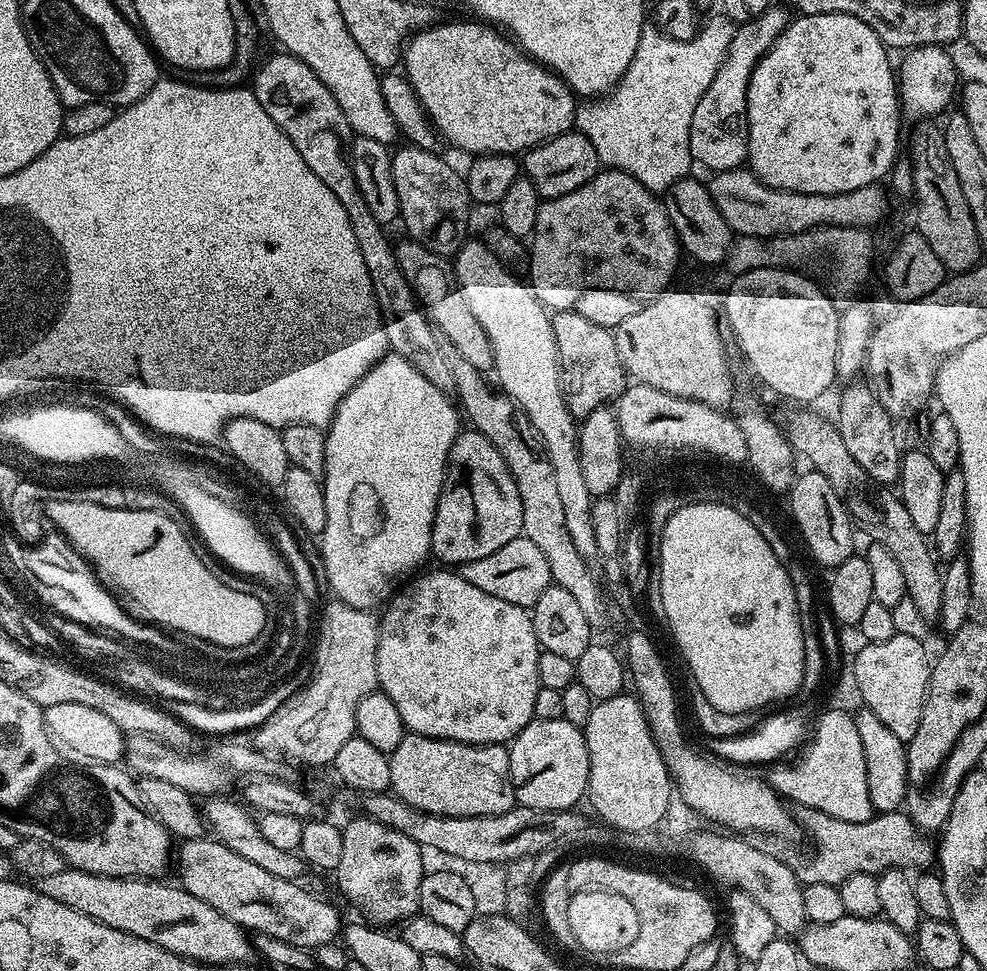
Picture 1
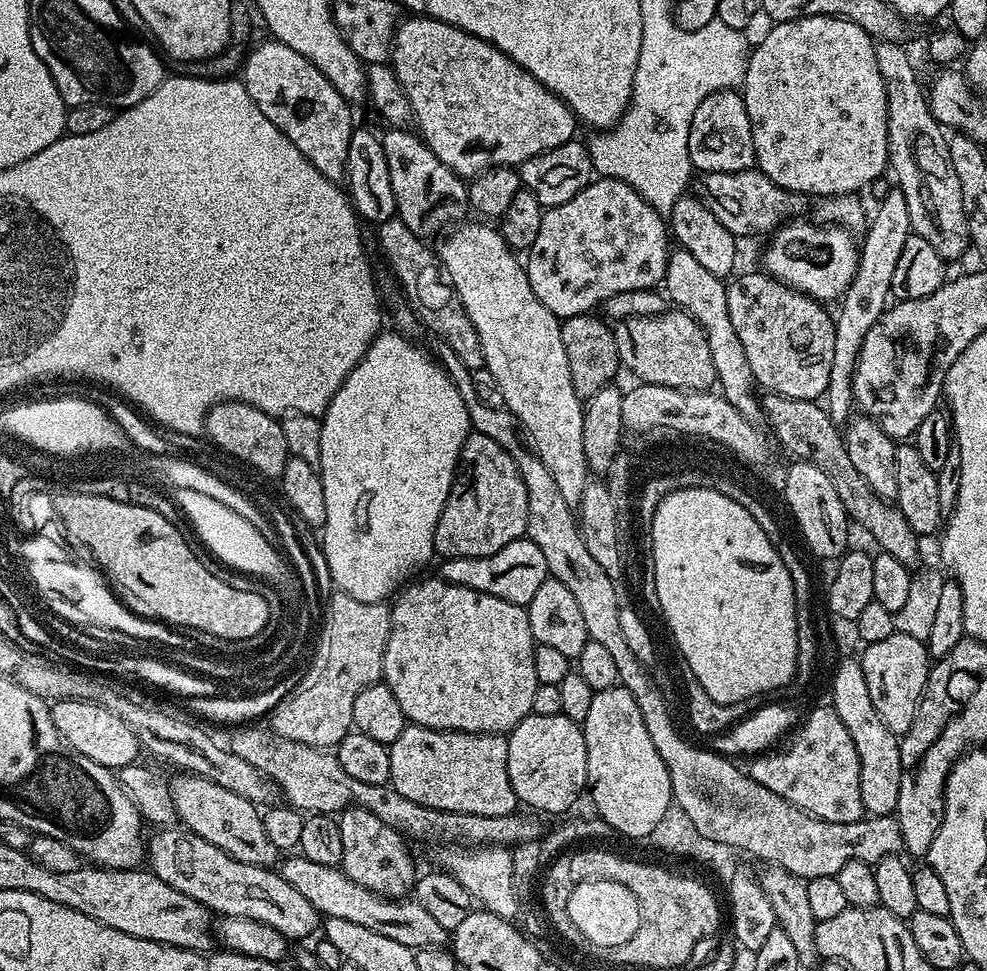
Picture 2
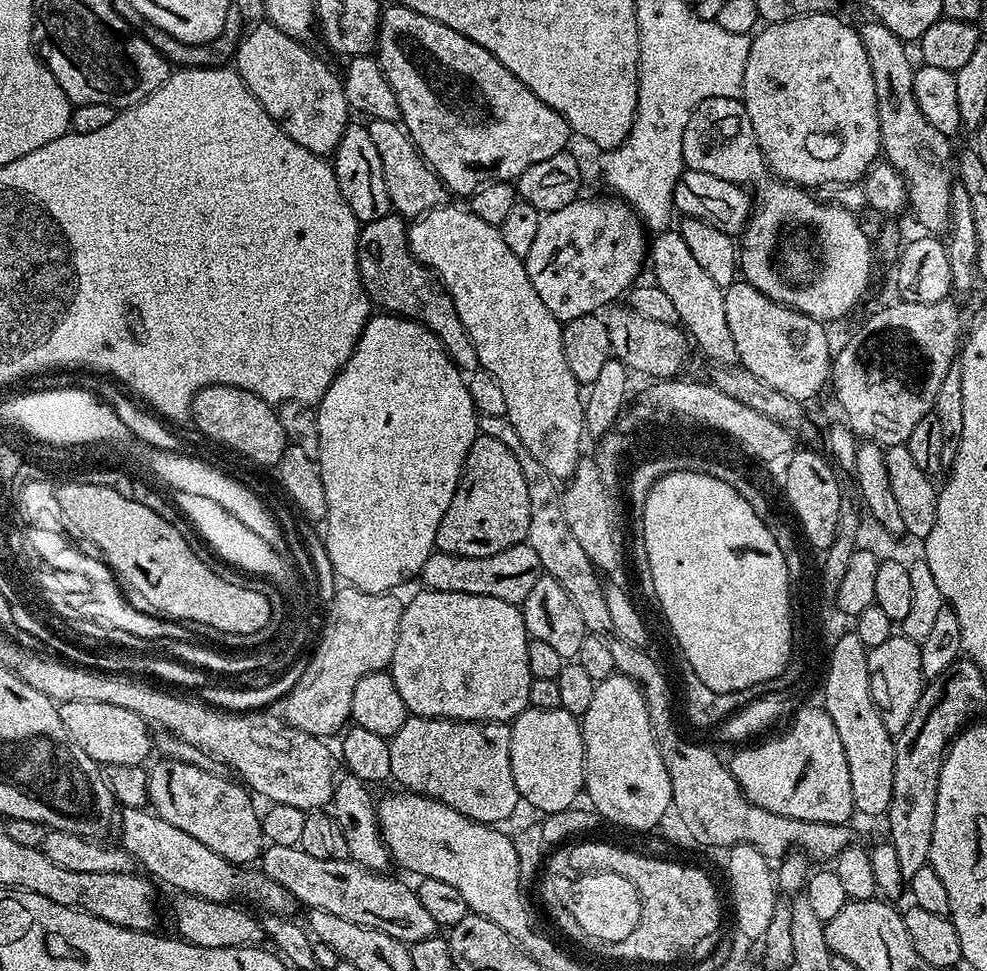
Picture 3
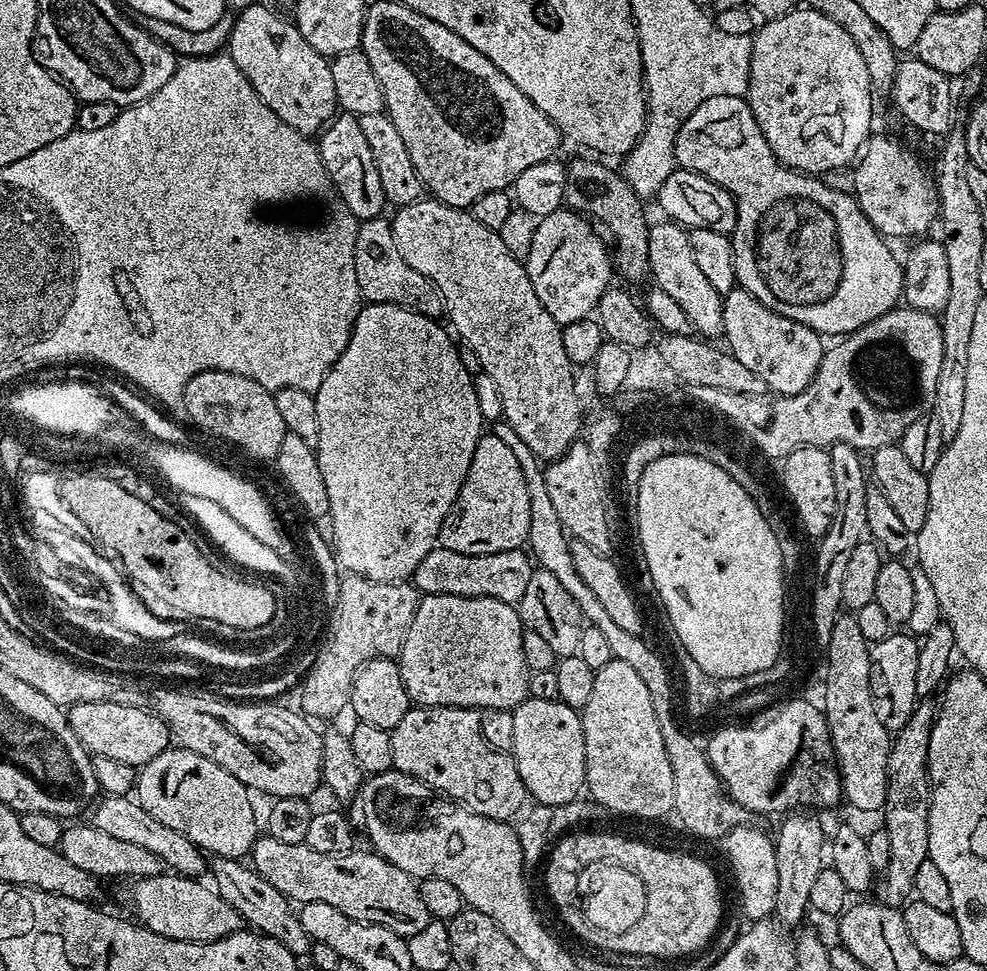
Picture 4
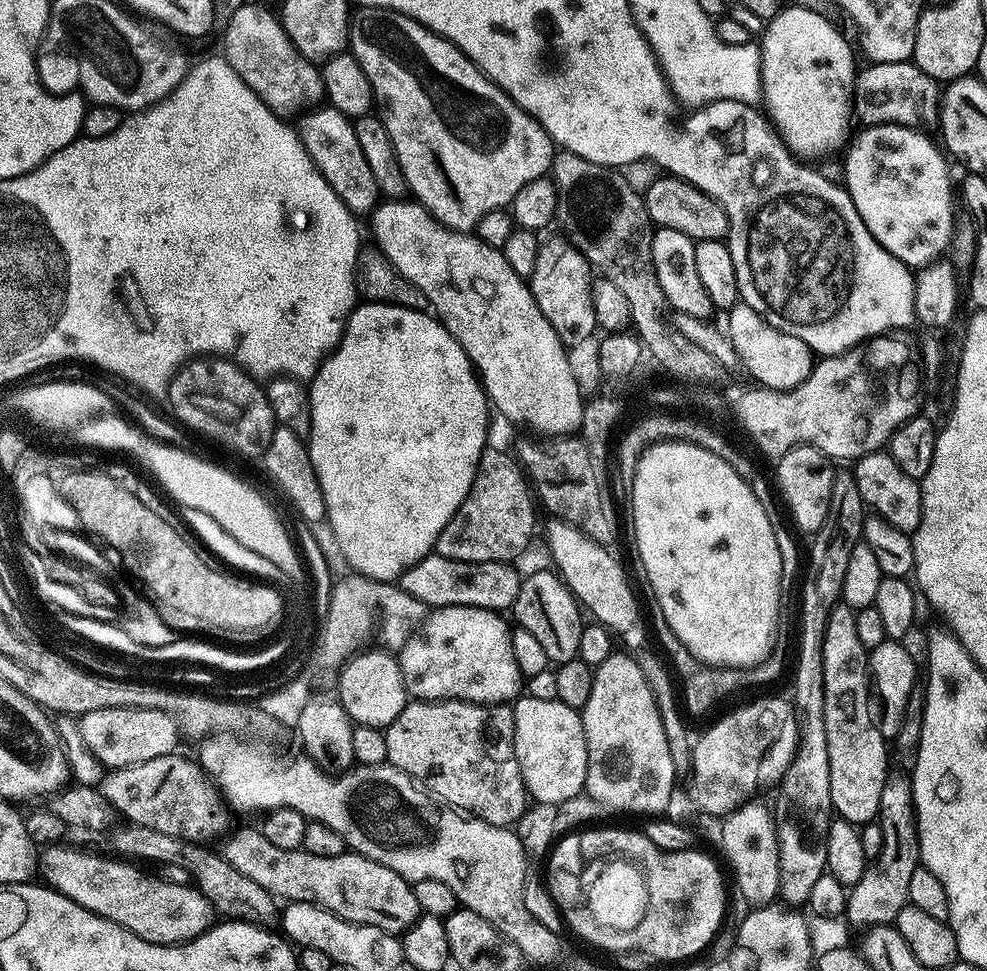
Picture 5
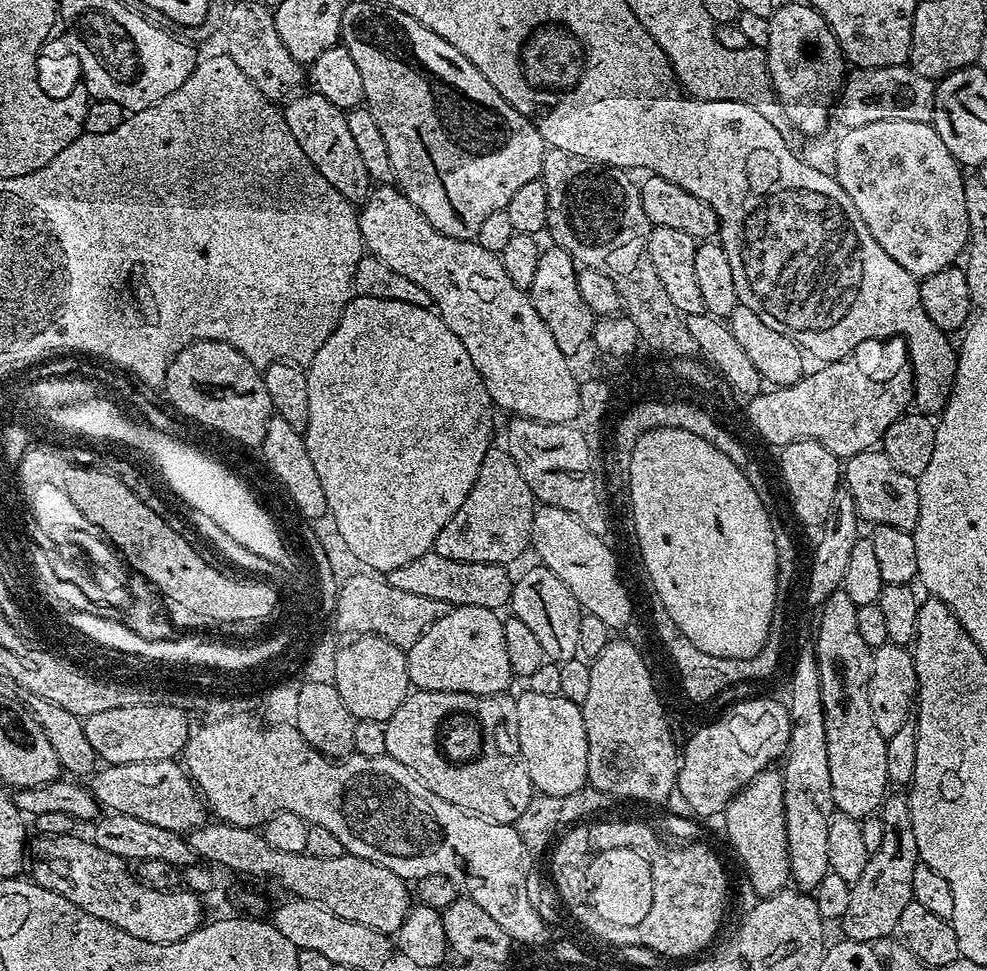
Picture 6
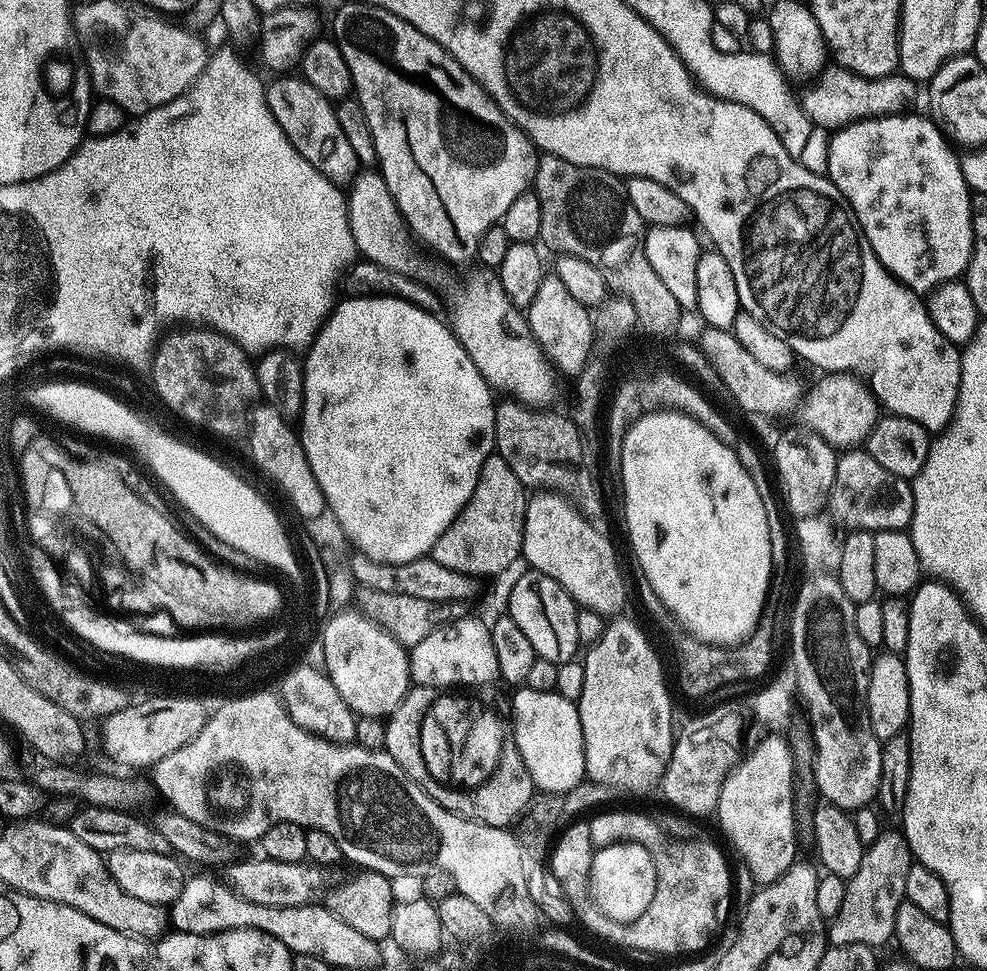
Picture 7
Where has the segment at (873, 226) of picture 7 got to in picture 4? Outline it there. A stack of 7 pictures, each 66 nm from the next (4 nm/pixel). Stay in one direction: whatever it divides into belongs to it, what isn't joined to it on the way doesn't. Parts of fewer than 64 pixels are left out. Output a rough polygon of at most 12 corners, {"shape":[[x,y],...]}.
{"shape":[[873,135],[854,199],[885,238],[938,220],[933,177],[904,144]]}

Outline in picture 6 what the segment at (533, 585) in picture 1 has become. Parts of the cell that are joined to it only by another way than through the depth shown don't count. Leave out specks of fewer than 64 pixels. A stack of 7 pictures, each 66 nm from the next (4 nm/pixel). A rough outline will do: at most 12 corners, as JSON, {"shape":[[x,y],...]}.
{"shape":[[429,550],[387,573],[390,586],[493,610],[512,598],[502,564]]}

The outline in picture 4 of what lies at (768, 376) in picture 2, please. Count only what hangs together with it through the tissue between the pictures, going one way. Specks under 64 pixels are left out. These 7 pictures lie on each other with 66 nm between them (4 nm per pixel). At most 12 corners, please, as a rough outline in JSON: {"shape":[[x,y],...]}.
{"shape":[[724,296],[723,339],[742,366],[785,397],[810,386],[820,333]]}

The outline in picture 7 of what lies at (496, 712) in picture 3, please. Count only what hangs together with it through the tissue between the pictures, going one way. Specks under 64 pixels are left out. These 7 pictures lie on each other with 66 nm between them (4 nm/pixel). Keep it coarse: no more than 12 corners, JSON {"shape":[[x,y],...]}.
{"shape":[[453,618],[410,650],[413,685],[499,677],[492,630]]}

